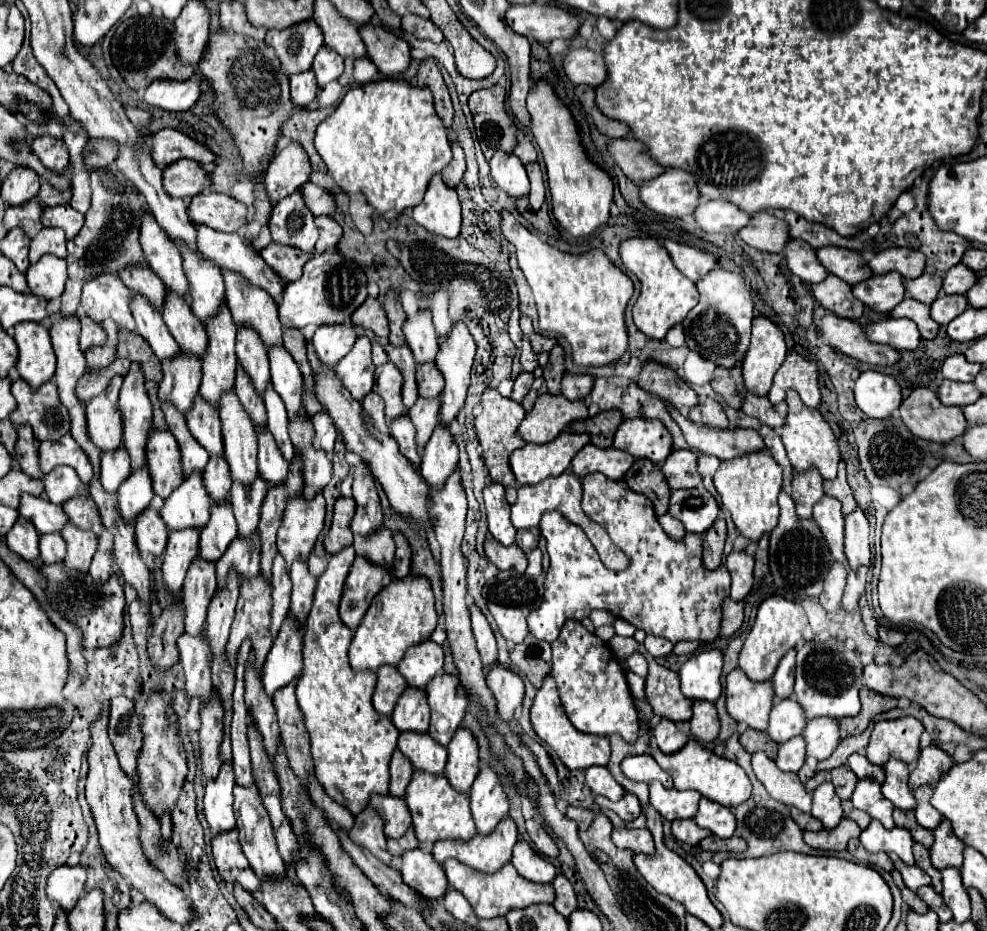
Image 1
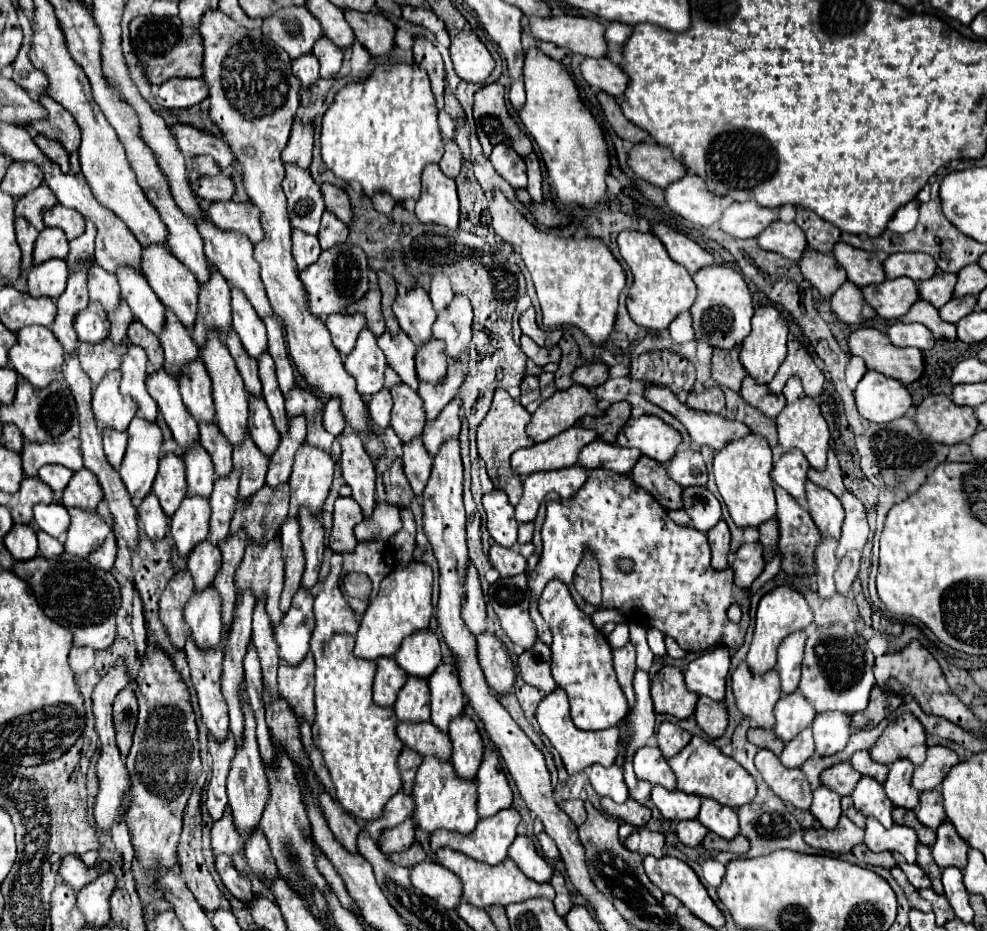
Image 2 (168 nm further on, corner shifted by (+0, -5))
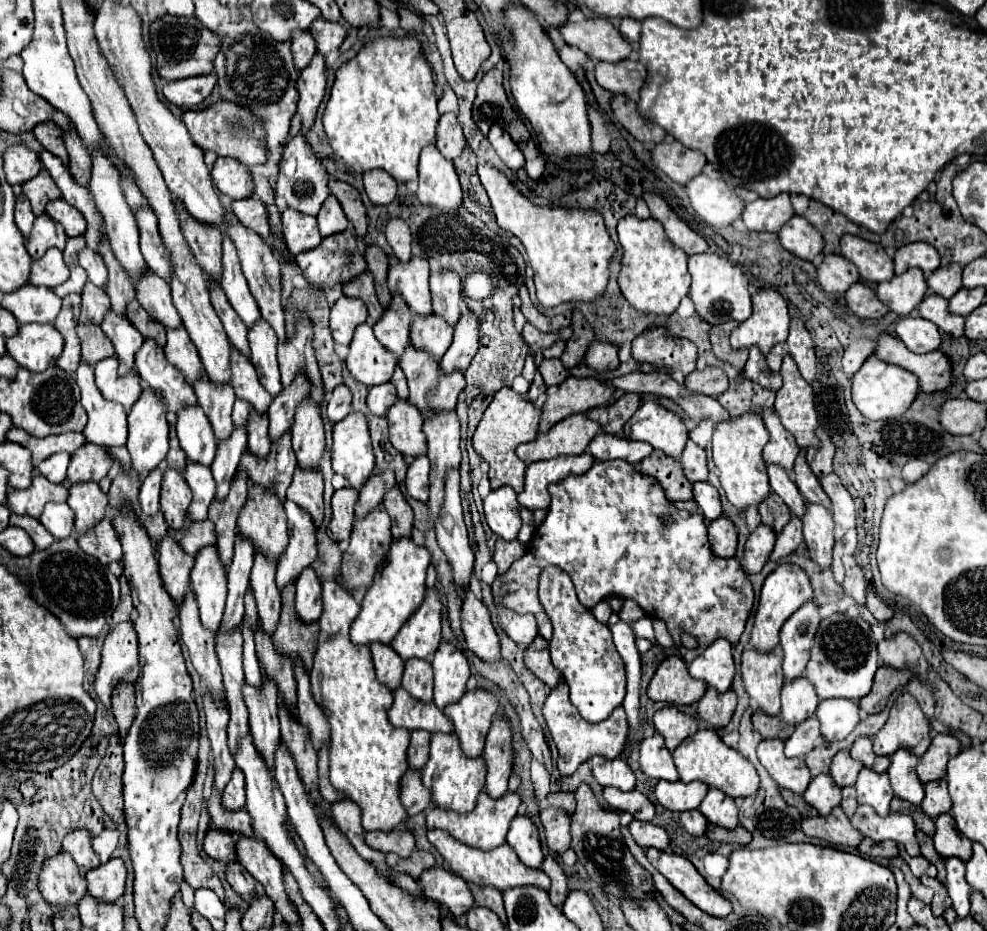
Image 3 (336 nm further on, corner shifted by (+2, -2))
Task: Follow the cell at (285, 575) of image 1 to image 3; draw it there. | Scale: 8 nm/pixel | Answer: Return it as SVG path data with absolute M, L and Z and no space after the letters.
M286 501L286 515L288 515L288 547L282 551L282 557L278 559L278 571L276 571L276 585L278 589L284 589L284 585L300 575L302 569L306 569L318 549L316 549L316 529L314 521L310 521L308 513L302 513L298 505L292 501Z

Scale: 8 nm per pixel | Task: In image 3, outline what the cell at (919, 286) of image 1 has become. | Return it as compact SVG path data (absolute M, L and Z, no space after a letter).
M942 265L942 267L938 267L934 273L928 275L928 279L926 279L928 287L934 293L950 299L962 287L962 269L964 269L962 265Z

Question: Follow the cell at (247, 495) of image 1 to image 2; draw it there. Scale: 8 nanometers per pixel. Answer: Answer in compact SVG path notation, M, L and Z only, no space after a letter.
M246 436L242 448L234 448L234 470L240 472L240 500L250 500L264 484L268 458Z

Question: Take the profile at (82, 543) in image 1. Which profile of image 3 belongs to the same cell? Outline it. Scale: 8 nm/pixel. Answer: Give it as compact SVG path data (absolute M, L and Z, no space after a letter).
M86 481L82 485L70 485L68 505L76 513L76 533L84 533L88 527L94 527L104 515L108 507L108 497L102 493L98 483Z

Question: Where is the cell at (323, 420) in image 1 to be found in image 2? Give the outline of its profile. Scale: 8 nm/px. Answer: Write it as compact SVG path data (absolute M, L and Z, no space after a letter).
M328 400L326 402L324 412L322 412L322 426L324 426L324 430L328 430L334 436L342 434L342 430L346 428L346 422L344 422L344 416L340 412L340 402L338 400Z

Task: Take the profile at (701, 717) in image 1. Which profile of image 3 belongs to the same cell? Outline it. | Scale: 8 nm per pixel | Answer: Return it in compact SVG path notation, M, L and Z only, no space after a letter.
M708 687L706 695L698 701L698 713L704 717L712 727L728 725L734 709L736 709L736 693L728 689L726 693L718 693L714 687Z

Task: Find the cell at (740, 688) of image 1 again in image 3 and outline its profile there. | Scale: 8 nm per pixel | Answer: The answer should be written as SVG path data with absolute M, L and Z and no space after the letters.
M780 645L766 653L752 647L746 649L742 653L742 677L748 695L758 703L758 707L768 715L778 715L780 689L784 685Z

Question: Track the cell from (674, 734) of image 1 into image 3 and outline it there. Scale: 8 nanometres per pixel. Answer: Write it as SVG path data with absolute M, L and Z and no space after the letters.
M664 707L656 711L654 725L656 725L656 731L664 735L666 747L670 751L674 751L688 735L698 731L698 721L692 715L678 711L676 707Z

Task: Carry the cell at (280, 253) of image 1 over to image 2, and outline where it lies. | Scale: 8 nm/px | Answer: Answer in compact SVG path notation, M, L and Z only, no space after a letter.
M302 230L292 232L292 256L298 264L298 270L308 268L320 256L320 244L316 236L308 236Z

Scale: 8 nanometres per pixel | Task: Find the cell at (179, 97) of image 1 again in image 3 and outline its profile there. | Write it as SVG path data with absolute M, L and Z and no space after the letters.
M210 73L210 75L200 75L200 77L168 81L162 93L170 103L178 107L194 107L212 93L214 85L216 85L216 73Z

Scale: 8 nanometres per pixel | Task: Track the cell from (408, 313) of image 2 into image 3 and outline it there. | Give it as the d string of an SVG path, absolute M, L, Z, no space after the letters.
M412 257L406 263L394 263L388 269L388 287L398 291L412 313L430 313L430 289L428 289L428 261L422 257Z

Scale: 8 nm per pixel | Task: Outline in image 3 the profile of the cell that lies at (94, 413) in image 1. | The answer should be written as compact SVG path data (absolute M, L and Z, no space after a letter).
M106 357L94 365L96 369L96 385L108 401L122 403L126 411L138 401L142 393L142 383L138 373L130 373L130 377L118 377L118 357Z

